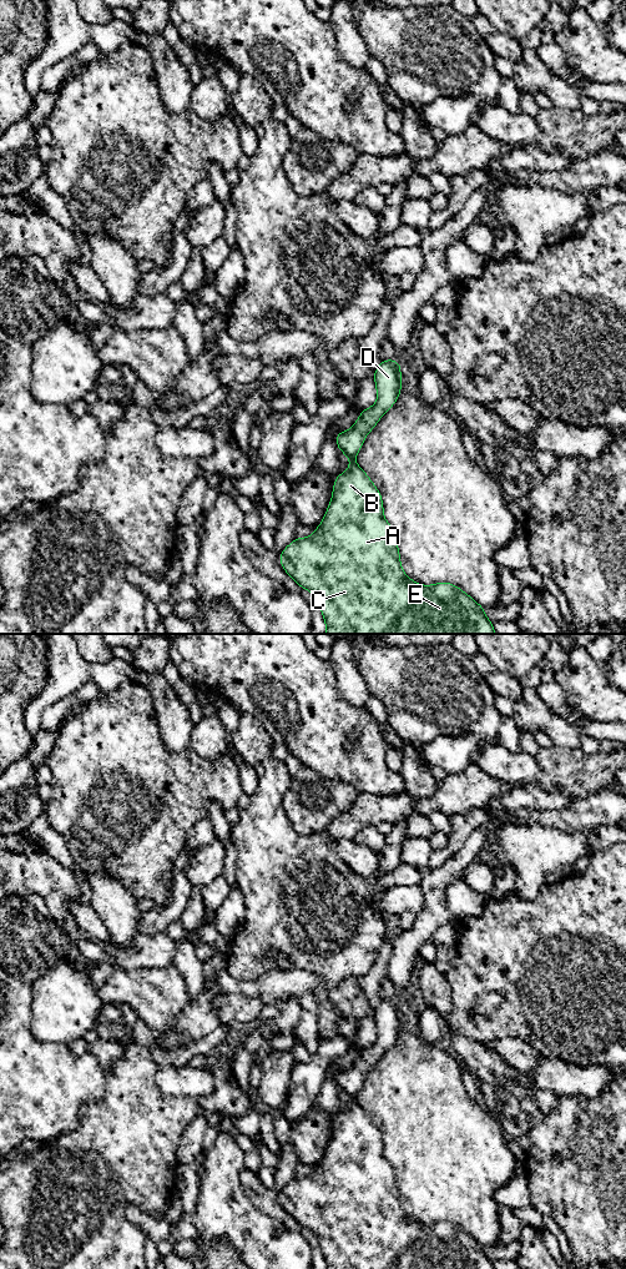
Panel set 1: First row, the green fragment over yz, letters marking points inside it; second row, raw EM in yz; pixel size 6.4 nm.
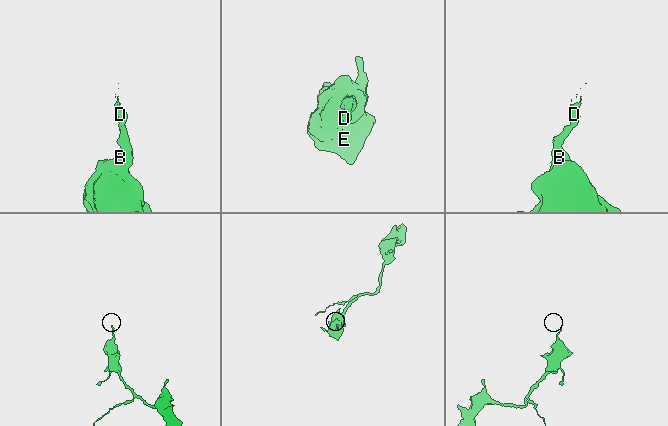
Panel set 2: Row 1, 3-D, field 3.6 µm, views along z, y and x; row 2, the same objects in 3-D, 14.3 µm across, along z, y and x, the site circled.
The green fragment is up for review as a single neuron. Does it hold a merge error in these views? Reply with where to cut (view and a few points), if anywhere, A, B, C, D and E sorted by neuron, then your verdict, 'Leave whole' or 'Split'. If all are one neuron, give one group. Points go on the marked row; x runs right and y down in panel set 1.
No split. Groups: A B C D E. Leave whole

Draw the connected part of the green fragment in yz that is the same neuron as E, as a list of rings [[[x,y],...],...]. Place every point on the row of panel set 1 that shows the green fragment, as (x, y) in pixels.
[[[395,359],[380,361],[379,367],[373,373],[377,388],[377,403],[373,407],[364,408],[359,414],[357,422],[348,430],[339,432],[335,435],[335,443],[339,452],[343,452],[349,459],[349,468],[335,475],[332,499],[324,514],[322,523],[317,527],[314,533],[307,538],[294,538],[294,540],[288,544],[284,550],[279,554],[279,564],[284,571],[302,588],[309,590],[317,599],[322,615],[325,623],[325,634],[496,634],[493,628],[493,621],[486,618],[484,613],[484,606],[478,604],[469,594],[464,593],[459,586],[450,584],[448,581],[435,583],[431,585],[423,585],[415,583],[410,579],[403,570],[400,563],[400,554],[398,543],[395,539],[394,529],[384,518],[383,498],[378,488],[370,480],[368,474],[357,464],[355,455],[360,452],[364,443],[364,438],[372,432],[372,429],[378,424],[379,419],[389,411],[397,402],[402,392],[402,366]]]

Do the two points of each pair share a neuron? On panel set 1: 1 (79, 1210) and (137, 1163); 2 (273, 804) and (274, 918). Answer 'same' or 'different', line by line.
1: same
2: same

